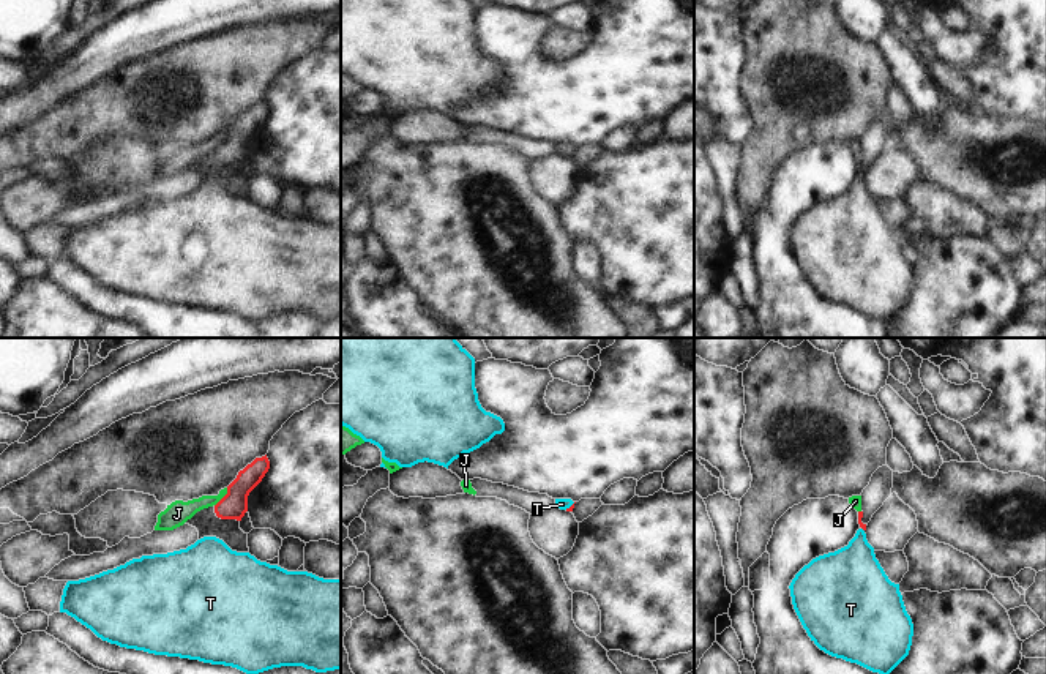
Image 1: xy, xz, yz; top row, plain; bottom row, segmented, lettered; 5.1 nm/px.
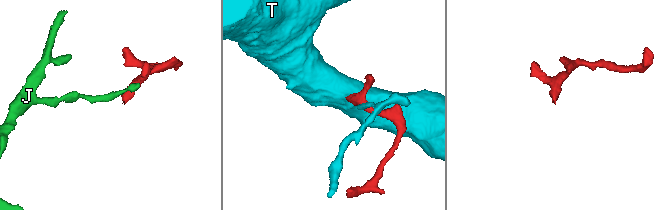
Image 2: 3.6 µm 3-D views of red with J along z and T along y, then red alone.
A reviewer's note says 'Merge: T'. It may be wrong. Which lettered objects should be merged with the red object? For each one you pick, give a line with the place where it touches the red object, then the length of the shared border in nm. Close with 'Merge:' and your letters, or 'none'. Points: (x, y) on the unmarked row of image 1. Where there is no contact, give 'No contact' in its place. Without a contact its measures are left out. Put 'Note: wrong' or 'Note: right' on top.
Note: right
T: Touches red at xz (571, 152). Shared border 70 nm
Merge: T.

